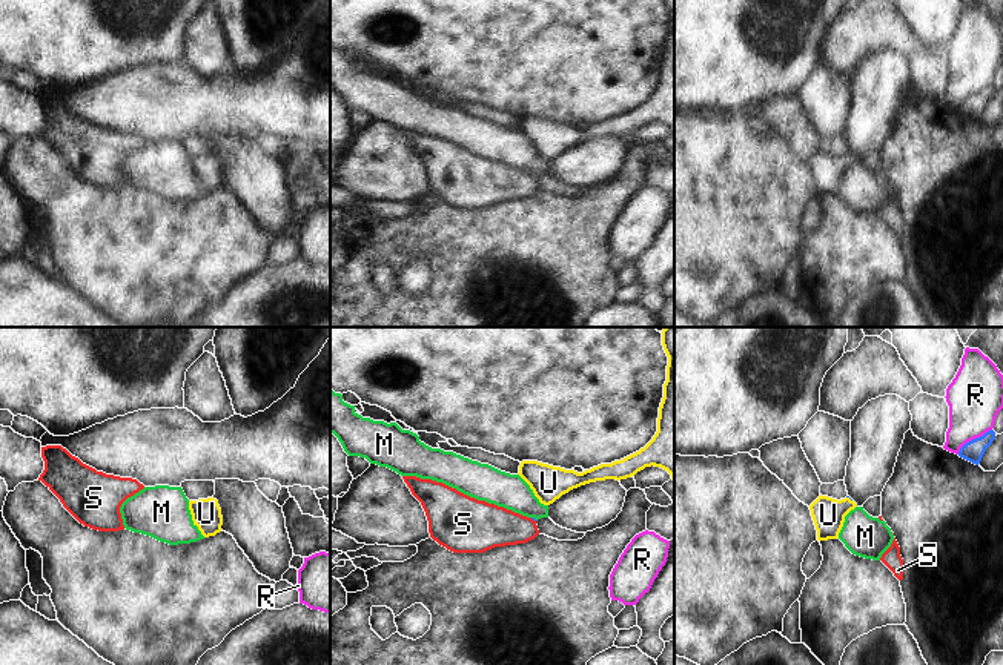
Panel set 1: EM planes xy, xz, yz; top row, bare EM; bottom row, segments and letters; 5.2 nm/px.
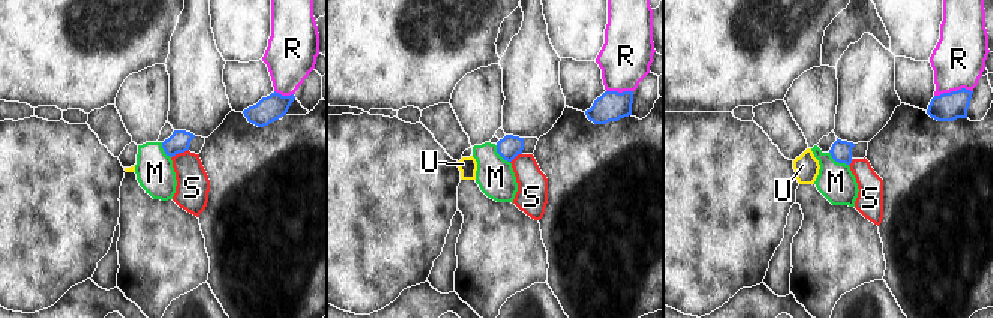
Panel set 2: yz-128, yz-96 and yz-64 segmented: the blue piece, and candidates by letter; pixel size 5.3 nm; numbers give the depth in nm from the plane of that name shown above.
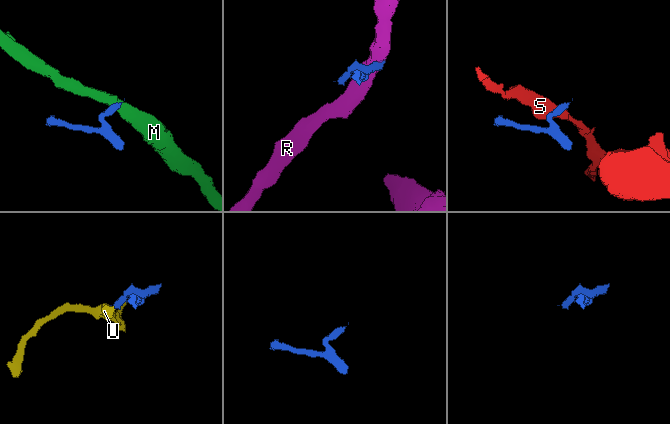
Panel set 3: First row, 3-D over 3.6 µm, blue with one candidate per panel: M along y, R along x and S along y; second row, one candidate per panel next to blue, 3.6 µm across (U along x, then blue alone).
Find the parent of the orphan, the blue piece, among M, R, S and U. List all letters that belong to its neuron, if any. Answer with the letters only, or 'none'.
U

